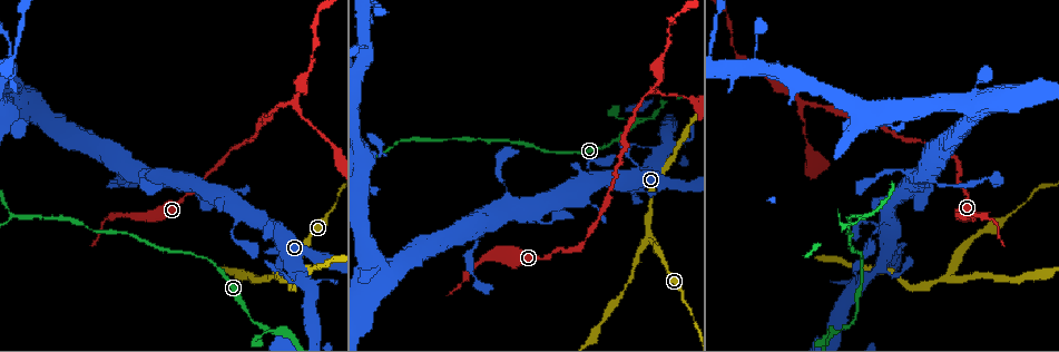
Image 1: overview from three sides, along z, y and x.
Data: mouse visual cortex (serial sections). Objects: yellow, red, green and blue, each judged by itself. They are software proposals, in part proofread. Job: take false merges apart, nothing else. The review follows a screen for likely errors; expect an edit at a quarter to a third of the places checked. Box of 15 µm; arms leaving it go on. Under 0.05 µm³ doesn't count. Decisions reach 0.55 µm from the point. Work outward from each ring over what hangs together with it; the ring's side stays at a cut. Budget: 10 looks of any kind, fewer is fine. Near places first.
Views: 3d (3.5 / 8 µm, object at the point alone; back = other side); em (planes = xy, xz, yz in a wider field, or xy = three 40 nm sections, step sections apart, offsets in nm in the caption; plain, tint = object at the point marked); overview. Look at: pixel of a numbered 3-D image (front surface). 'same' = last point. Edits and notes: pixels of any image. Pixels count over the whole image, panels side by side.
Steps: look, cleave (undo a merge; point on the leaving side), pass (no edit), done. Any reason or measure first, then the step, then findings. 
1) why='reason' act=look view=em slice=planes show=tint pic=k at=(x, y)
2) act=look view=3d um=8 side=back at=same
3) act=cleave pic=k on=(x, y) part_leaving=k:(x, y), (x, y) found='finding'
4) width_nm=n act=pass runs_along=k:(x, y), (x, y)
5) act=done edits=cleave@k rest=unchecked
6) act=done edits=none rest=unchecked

why='three-way junction' act=look view=em slice=xy step=3 show=tint pic=1 at=(946, 278)

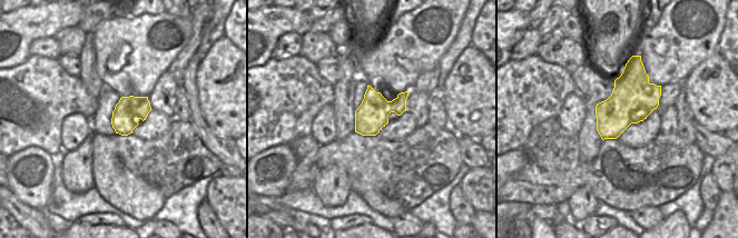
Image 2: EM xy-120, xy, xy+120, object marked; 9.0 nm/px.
act=look view=3d um=3.5 at=same

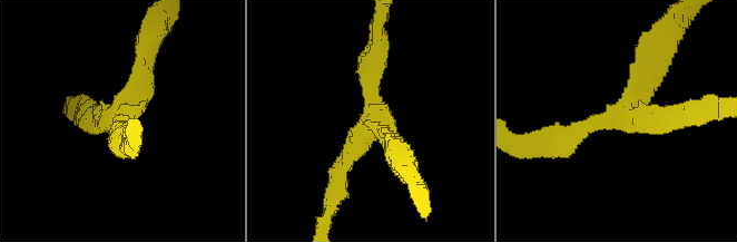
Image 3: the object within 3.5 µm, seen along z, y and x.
act=pass runs_along=3:(145, 52), (141, 97), (86, 120) found='one cell here'

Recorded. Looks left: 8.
why='abrupt turn' act=look view=3d um=8 pic=1 at=(832, 333)

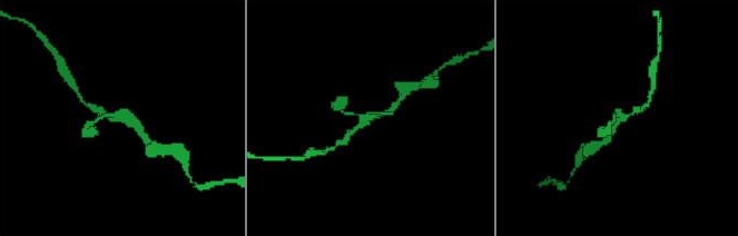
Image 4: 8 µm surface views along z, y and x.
act=look view=em slice=planes show=tint pic=4 at=(116, 116)

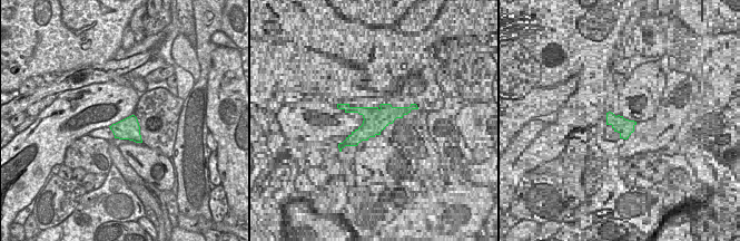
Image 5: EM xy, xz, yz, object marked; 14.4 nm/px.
width_nm=320 act=pass runs_along=4:(342, 143), (361, 124), (390, 110) found='continuous, no second cell'

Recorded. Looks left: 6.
why='three-way junction' act=look view=3d um=3.5 pic=1 at=(648, 95)

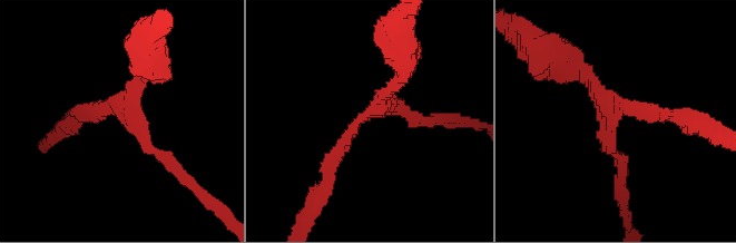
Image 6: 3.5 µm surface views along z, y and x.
why='need the tissue' act=look view=em slice=xy step=2 show=tint pic=6 at=(371, 111)

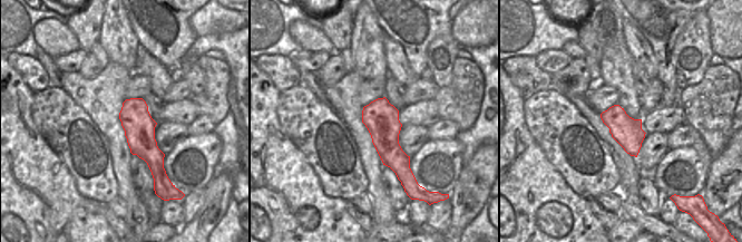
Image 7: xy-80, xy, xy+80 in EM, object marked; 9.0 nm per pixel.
act=pass runs_along=6:(330, 168), (404, 65) found='continuous, no second cell'

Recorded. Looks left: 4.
why='three-way junction' act=look view=3d um=3.5 pic=1 at=(15, 215)

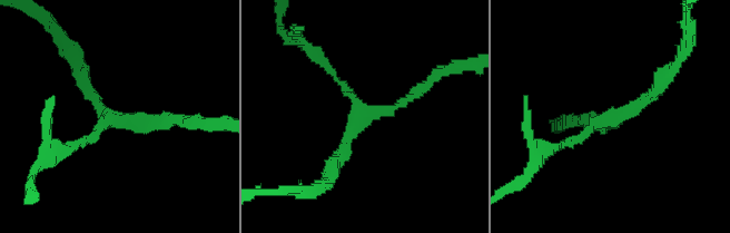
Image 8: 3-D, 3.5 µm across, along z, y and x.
act=pass runs_along=8:(431, 81), (356, 120), (335, 164) found='one cell here'

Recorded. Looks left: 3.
act=done edits=none rest=unchecked

